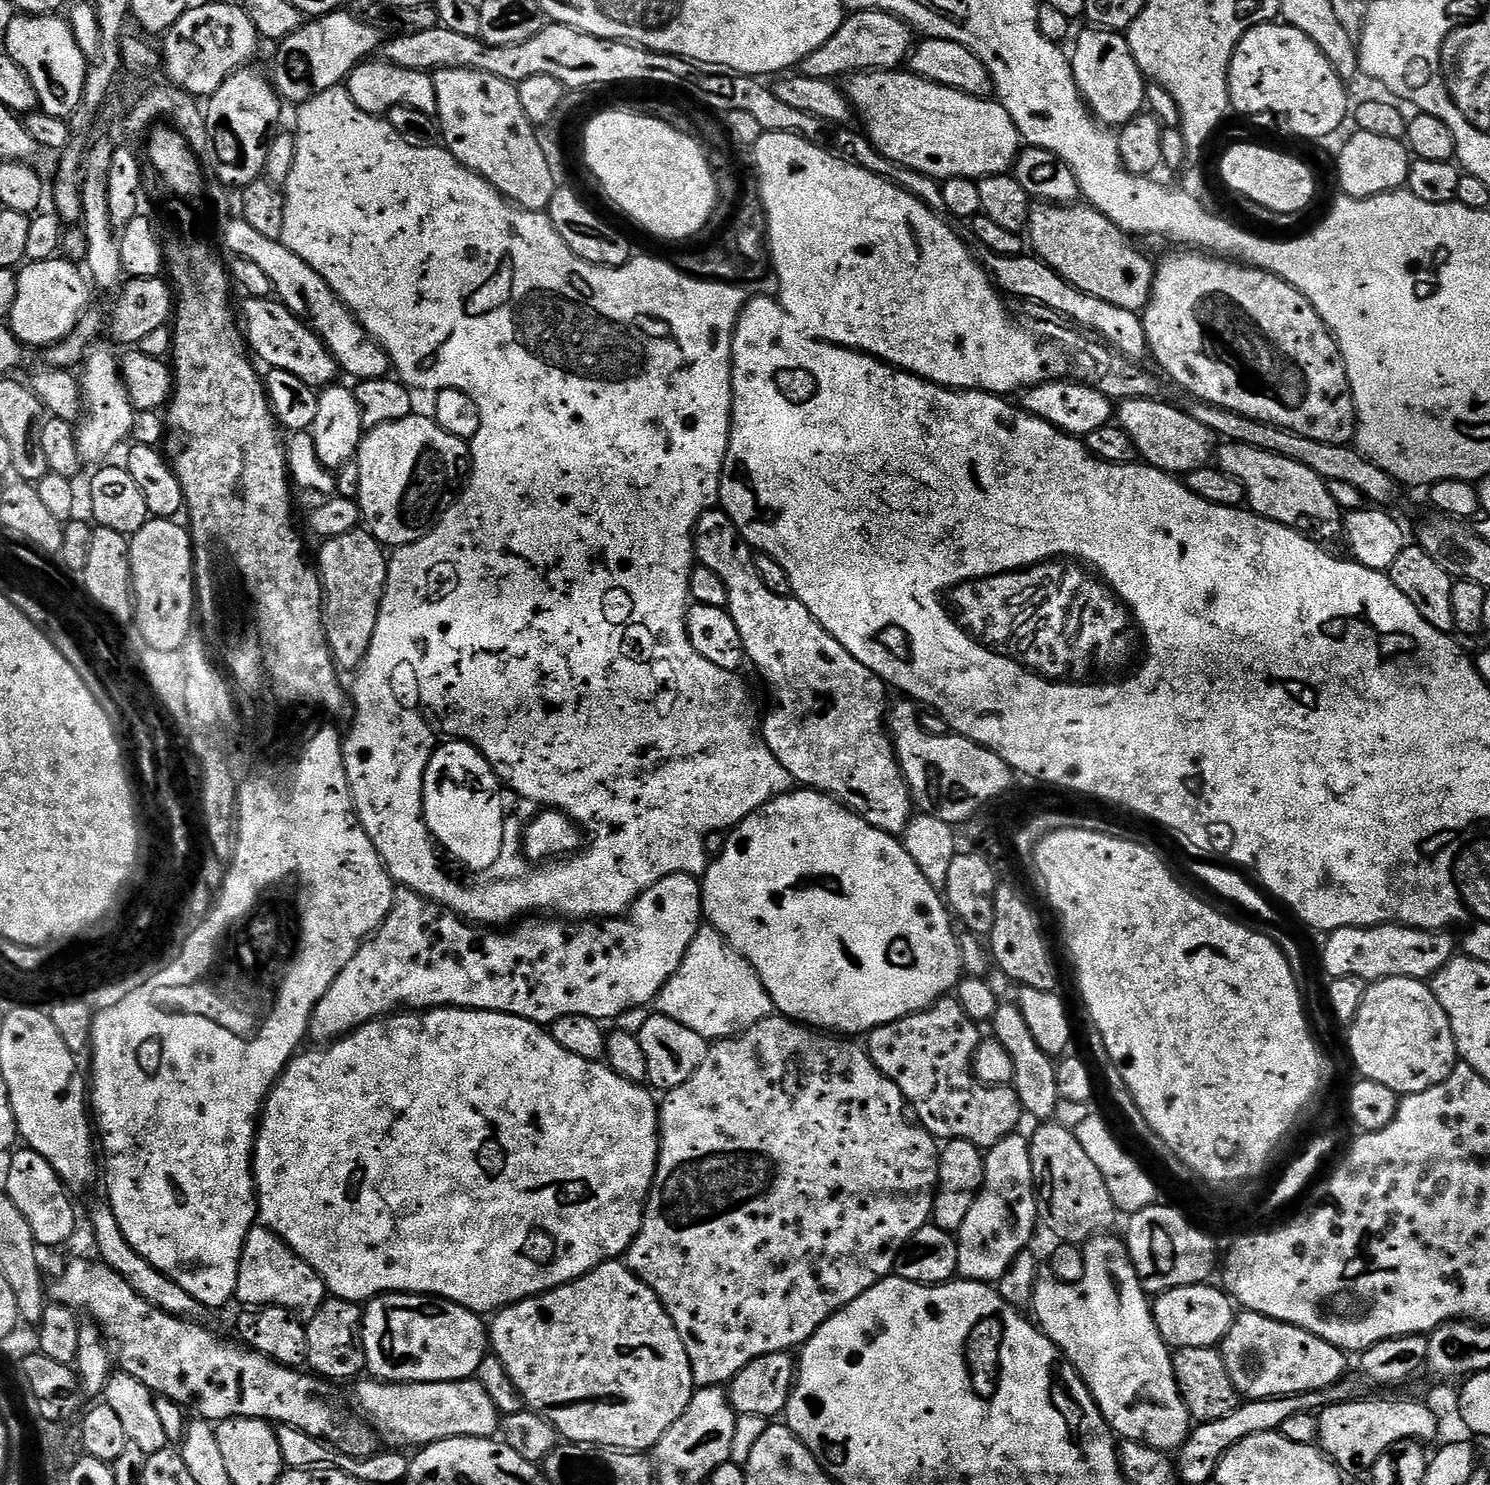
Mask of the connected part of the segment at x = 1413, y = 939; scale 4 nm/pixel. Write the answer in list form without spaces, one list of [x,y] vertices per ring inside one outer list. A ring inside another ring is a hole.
[[[1376,924],[1372,928],[1339,928],[1329,932],[1329,941],[1324,948],[1319,949],[1318,956],[1324,963],[1325,977],[1333,980],[1357,976],[1369,982],[1386,978],[1414,978],[1427,981],[1441,972],[1457,951],[1457,941],[1455,944],[1448,935],[1449,933],[1444,930],[1428,932],[1425,928],[1408,928],[1405,924]]]

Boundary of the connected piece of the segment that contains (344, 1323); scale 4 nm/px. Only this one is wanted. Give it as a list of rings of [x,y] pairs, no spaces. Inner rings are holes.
[[[325,1298],[322,1306],[306,1320],[307,1367],[328,1382],[355,1381],[366,1368],[361,1327],[362,1308],[357,1301]]]

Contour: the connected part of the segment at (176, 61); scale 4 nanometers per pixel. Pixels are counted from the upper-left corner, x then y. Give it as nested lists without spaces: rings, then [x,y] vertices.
[[[200,4],[190,6],[174,22],[174,26],[168,32],[163,33],[164,48],[162,47],[162,72],[168,75],[167,83],[180,88],[195,98],[209,98],[215,94],[224,80],[232,73],[245,67],[256,52],[260,37],[256,27],[250,22],[249,16],[239,4]]]

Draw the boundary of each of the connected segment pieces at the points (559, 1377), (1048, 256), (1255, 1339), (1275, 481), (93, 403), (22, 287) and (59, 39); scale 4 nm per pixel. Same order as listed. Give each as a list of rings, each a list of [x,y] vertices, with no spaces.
[[[619,1259],[607,1260],[605,1264],[598,1265],[594,1271],[587,1272],[579,1280],[572,1280],[543,1292],[540,1296],[529,1296],[527,1300],[519,1300],[517,1304],[509,1304],[501,1308],[490,1320],[490,1348],[497,1358],[506,1366],[506,1374],[510,1374],[510,1382],[524,1399],[525,1405],[531,1411],[537,1412],[546,1418],[565,1441],[574,1444],[601,1444],[607,1448],[622,1448],[625,1452],[643,1452],[655,1449],[656,1443],[682,1418],[686,1406],[692,1400],[694,1385],[690,1358],[686,1358],[686,1346],[682,1346],[682,1338],[678,1338],[678,1330],[674,1330],[674,1322],[670,1314],[662,1306],[660,1299],[638,1279],[628,1268],[627,1263]]]
[[[1080,202],[1071,206],[1037,203],[1028,214],[1026,240],[1035,255],[1046,261],[1060,277],[1073,284],[1078,290],[1086,294],[1094,294],[1094,298],[1102,298],[1102,302],[1110,302],[1110,306],[1122,306],[1122,310],[1131,312],[1140,312],[1148,305],[1152,293],[1153,261],[1148,261],[1142,253],[1132,248],[1133,241],[1120,231],[1117,224],[1107,220],[1095,208]]]
[[[1241,1311],[1232,1321],[1224,1340],[1219,1344],[1220,1357],[1226,1362],[1226,1374],[1234,1382],[1237,1392],[1245,1401],[1273,1400],[1279,1396],[1302,1396],[1305,1392],[1321,1392],[1337,1387],[1348,1368],[1349,1357],[1344,1349],[1318,1338],[1292,1324],[1283,1324],[1257,1312]]]
[[[1224,442],[1218,448],[1218,467],[1221,472],[1230,474],[1244,488],[1246,504],[1256,515],[1278,522],[1287,528],[1293,528],[1295,532],[1301,532],[1308,540],[1325,542],[1324,540],[1340,540],[1344,531],[1344,522],[1340,504],[1332,497],[1333,489],[1329,487],[1321,476],[1314,474],[1306,466],[1294,462],[1285,456],[1275,456],[1269,452],[1258,450],[1254,446]]]
[[[99,344],[89,347],[82,361],[84,373],[81,371],[78,376],[82,415],[75,425],[76,449],[84,462],[110,455],[133,433],[134,409],[128,391],[124,388],[121,361],[106,345]]]
[[[60,259],[33,260],[25,263],[19,269],[16,278],[16,293],[14,294],[12,308],[8,311],[6,324],[7,327],[11,328],[12,335],[20,341],[21,345],[33,344],[34,347],[42,350],[47,346],[57,344],[59,340],[64,340],[72,332],[73,326],[76,325],[85,309],[84,280],[80,277],[79,270],[70,261]]]
[[[56,14],[46,16],[13,15],[4,32],[6,54],[22,66],[34,88],[36,103],[47,116],[71,117],[72,111],[80,107],[84,83],[88,73],[89,60],[75,42],[67,19]]]

